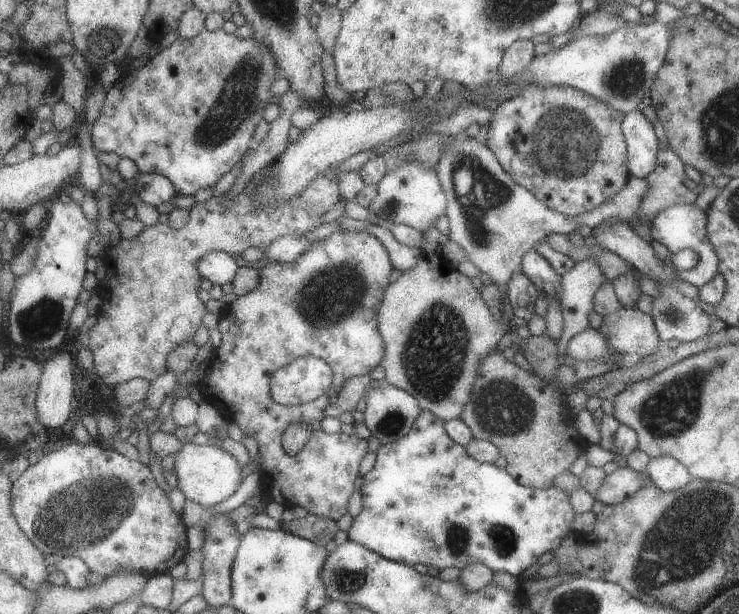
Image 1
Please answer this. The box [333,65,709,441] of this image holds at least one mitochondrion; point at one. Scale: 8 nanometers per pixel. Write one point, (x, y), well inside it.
(564, 143)

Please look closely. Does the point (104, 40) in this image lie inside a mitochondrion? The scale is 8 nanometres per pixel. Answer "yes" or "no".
yes

